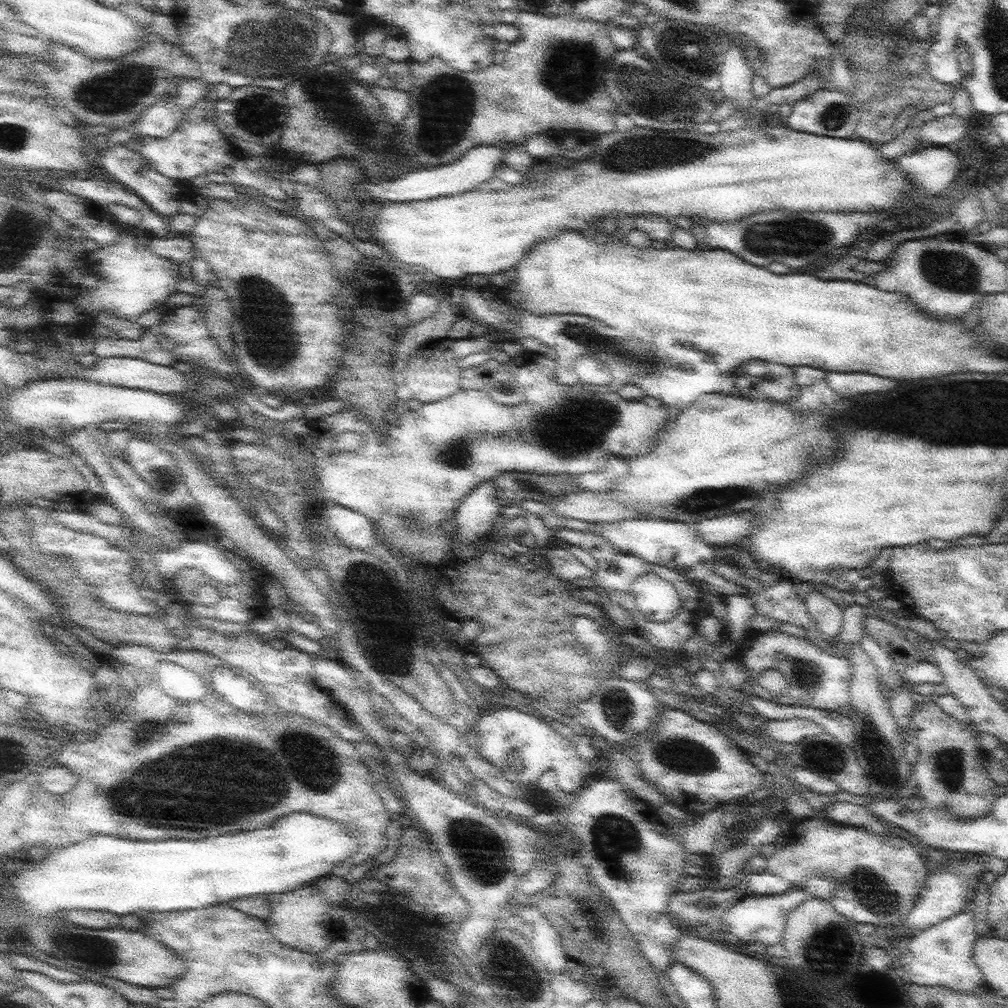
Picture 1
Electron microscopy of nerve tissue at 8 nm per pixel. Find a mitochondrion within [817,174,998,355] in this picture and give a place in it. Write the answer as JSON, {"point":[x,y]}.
{"point":[952,270]}

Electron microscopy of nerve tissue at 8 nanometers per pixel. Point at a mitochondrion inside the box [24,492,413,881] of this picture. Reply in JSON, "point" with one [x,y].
{"point":[137,796]}

